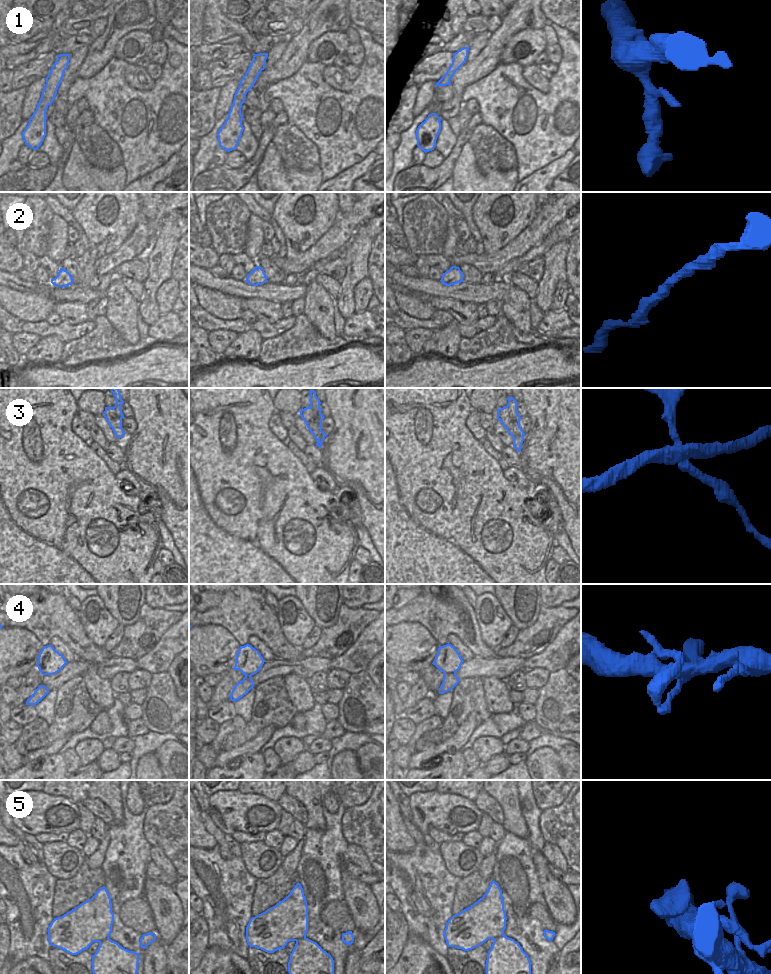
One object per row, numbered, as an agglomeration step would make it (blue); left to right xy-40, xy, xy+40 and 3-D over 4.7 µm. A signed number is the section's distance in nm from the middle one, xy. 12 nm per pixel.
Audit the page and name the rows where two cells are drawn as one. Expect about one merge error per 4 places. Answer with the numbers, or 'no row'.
3.

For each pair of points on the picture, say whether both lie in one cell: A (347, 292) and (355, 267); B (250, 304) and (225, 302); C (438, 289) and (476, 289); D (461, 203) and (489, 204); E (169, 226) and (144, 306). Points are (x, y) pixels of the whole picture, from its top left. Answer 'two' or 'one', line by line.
A: one
B: two
C: one
D: two
E: one

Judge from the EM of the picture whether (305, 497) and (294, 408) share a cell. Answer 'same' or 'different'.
different

